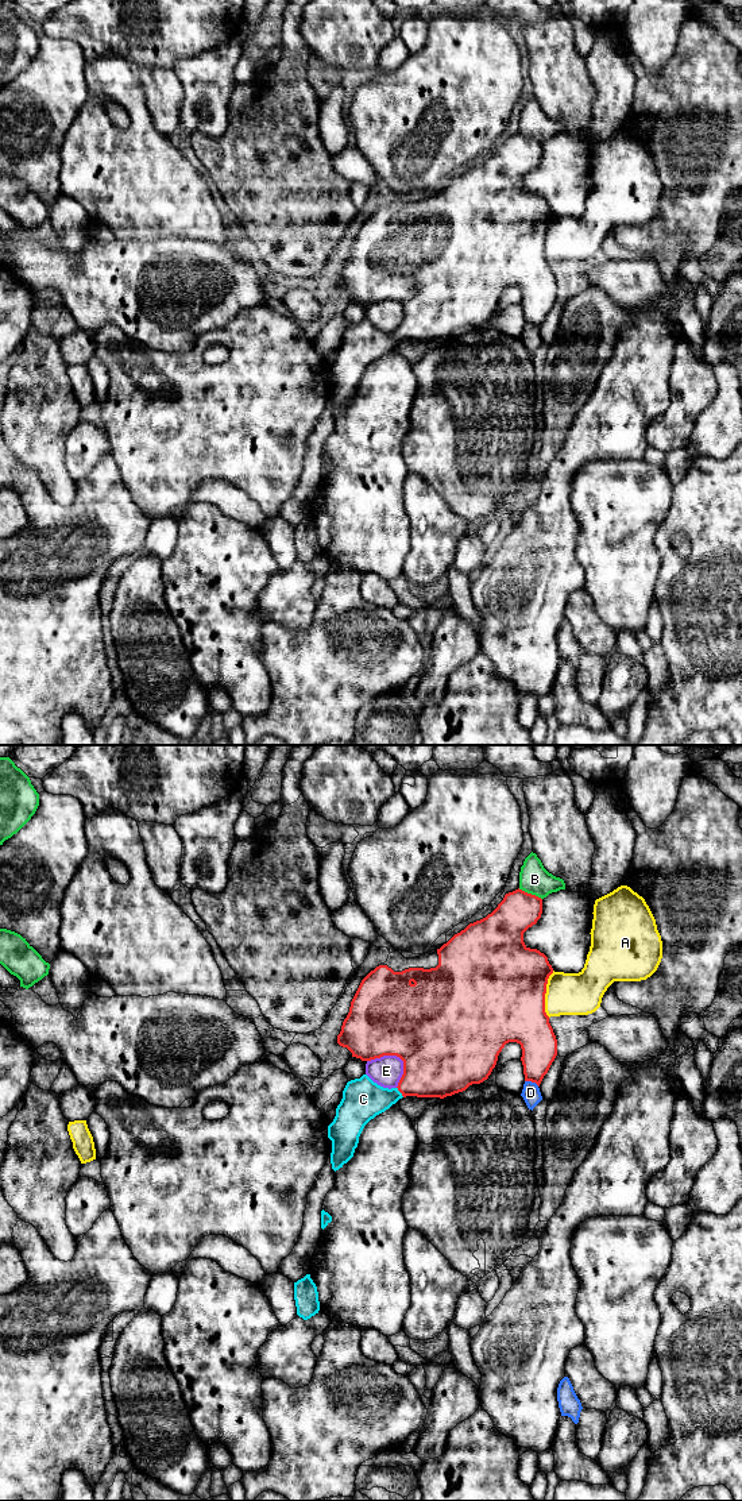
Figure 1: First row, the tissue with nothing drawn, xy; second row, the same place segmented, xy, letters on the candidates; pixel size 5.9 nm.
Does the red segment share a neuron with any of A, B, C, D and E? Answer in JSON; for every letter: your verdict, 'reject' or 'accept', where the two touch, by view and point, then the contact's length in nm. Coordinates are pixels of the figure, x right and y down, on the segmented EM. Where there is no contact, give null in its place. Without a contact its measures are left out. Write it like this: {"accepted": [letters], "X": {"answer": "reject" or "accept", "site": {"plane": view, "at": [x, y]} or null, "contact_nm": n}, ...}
{"accepted": ["C"], "A": {"answer": "reject", "site": {"plane": "xy", "at": [545, 992]}, "contact_nm": 280}, "B": {"answer": "reject", "site": {"plane": "xy", "at": [530, 894]}, "contact_nm": 160}, "C": {"answer": "accept", "site": {"plane": "xy", "at": [400, 1091]}, "contact_nm": 80}, "D": {"answer": "reject", "site": {"plane": "xy", "at": [532, 1081]}, "contact_nm": 90}, "E": {"answer": "reject", "site": {"plane": "xy", "at": [397, 1056]}, "contact_nm": 240}}

